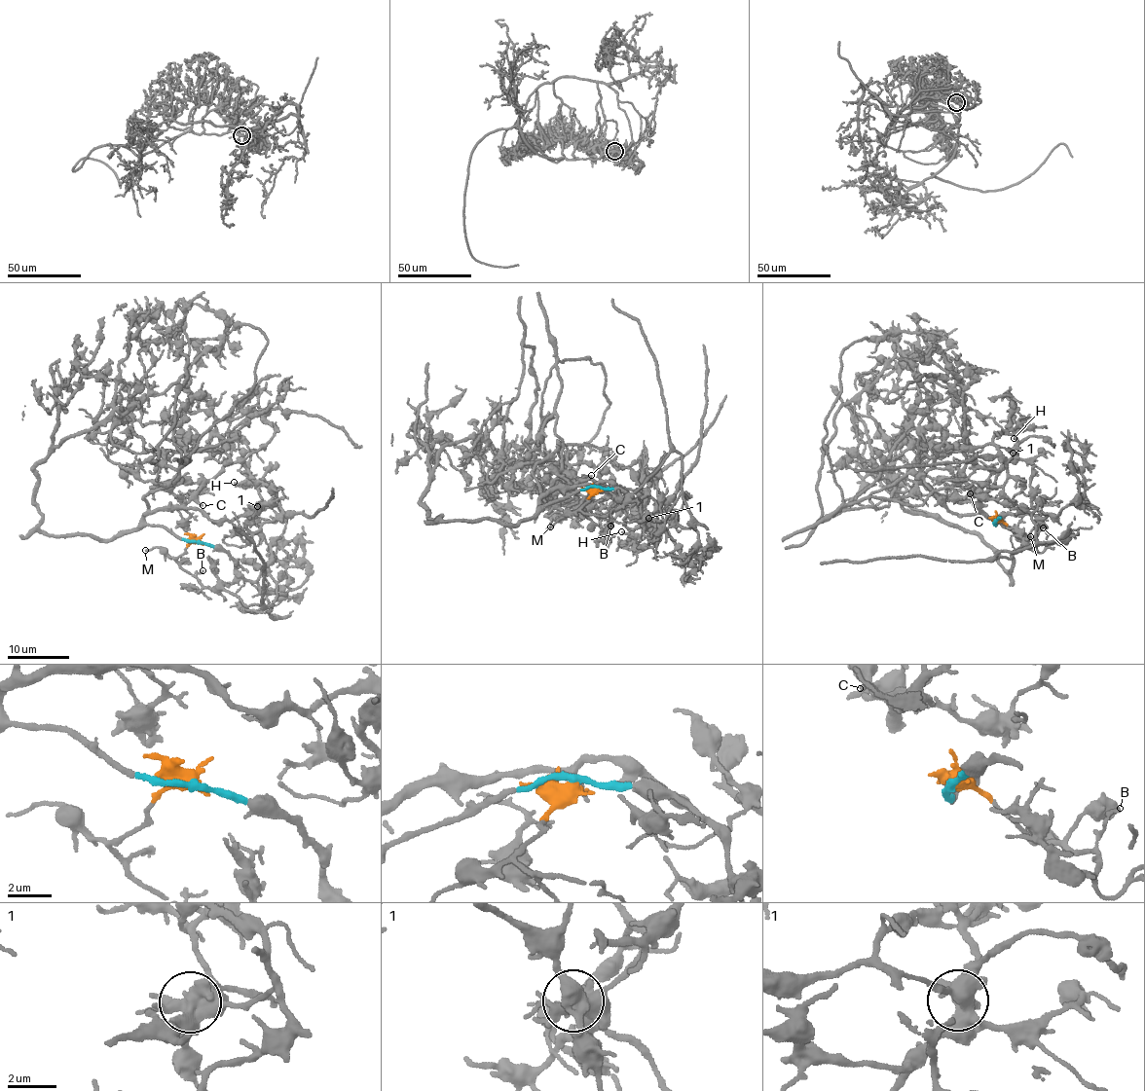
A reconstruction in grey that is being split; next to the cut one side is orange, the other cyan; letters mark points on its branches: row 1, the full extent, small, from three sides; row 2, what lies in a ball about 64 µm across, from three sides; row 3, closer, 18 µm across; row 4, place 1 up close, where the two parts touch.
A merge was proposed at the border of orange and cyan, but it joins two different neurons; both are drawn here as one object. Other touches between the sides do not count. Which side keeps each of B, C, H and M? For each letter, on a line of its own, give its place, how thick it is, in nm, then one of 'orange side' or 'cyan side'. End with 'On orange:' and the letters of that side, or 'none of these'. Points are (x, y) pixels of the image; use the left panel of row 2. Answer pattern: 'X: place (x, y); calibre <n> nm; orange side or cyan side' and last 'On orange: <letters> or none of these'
B: place (203, 570); calibre 120 nm; orange side
C: place (203, 505); calibre 200 nm; cyan side
H: place (234, 482); calibre 160 nm; cyan side
M: place (145, 550); calibre 130 nm; orange side
On orange: B, M

